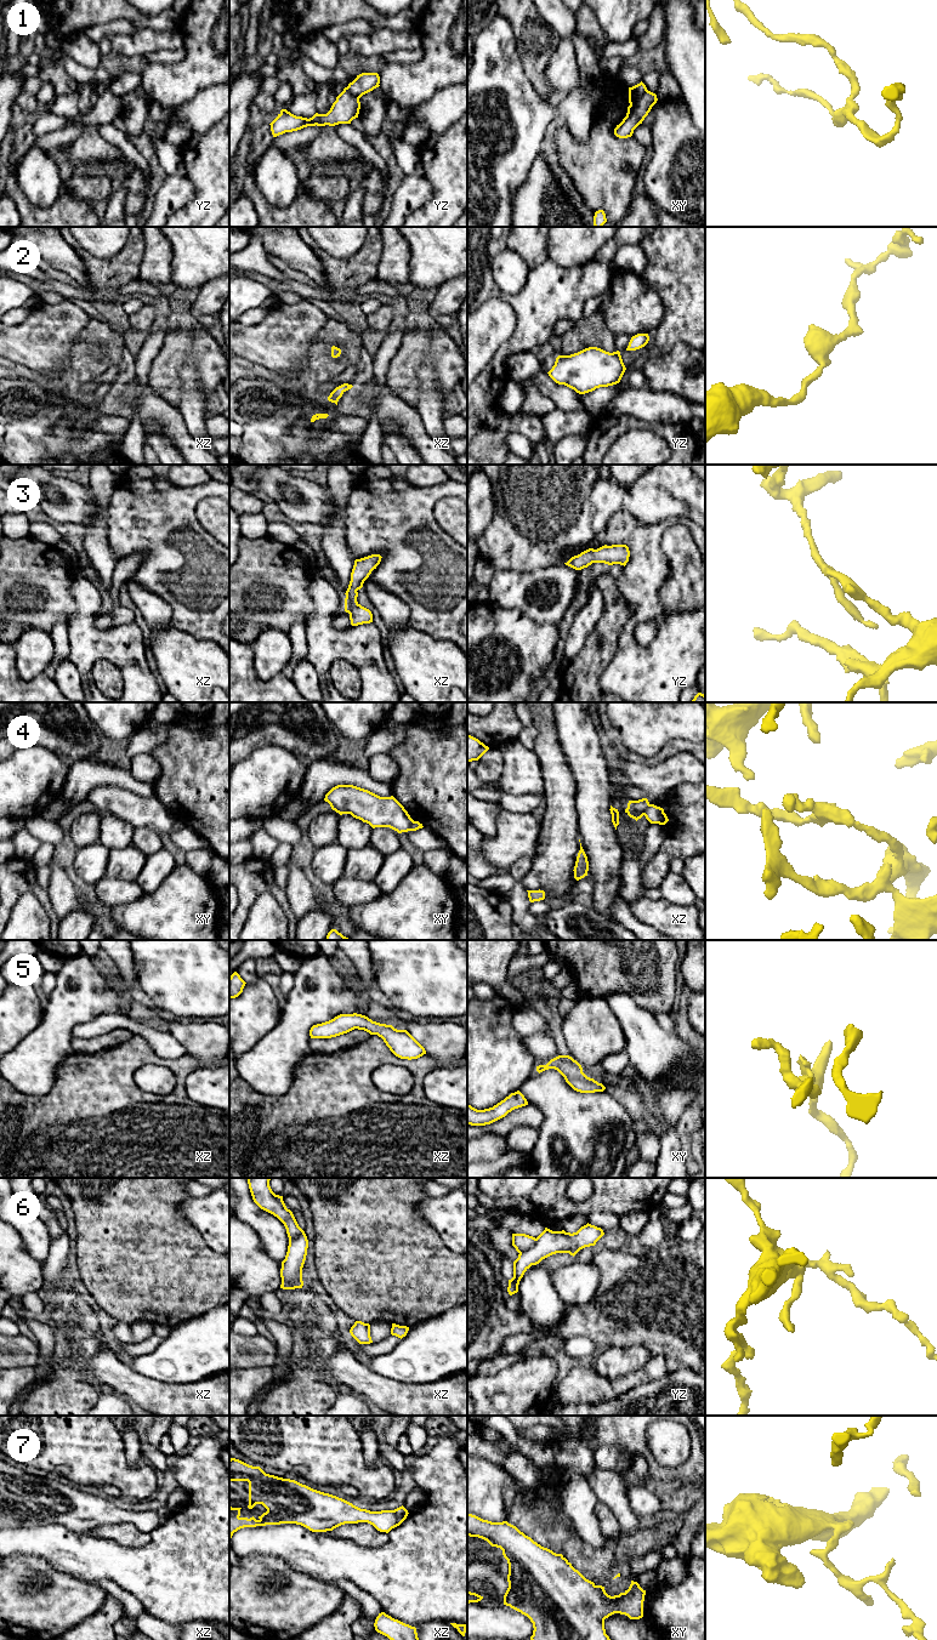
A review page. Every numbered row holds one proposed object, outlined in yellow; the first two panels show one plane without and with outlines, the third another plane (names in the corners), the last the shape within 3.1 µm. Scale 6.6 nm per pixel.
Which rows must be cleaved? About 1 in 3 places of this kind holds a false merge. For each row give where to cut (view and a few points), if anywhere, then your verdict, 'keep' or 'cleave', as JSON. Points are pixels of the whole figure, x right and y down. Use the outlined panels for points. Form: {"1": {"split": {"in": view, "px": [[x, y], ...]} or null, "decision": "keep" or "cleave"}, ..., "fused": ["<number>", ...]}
{"1": {"split": {"in": "xy", "px": [[646, 89], [630, 104]]}, "decision": "cleave"}, "2": {"split": null, "decision": "keep"}, "3": {"split": null, "decision": "keep"}, "4": {"split": {"in": "xz", "px": [[651, 804], [643, 814]]}, "decision": "cleave"}, "5": {"split": null, "decision": "keep"}, "6": {"split": {"in": "yz", "px": [[537, 1239], [529, 1248], [520, 1253]]}, "decision": "cleave"}, "7": {"split": null, "decision": "keep"}, "fused": ["1", "4", "6"]}

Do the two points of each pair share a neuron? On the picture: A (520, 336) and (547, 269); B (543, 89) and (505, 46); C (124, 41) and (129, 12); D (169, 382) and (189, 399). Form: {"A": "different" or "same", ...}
{"A": "same", "B": "different", "C": "different", "D": "different"}

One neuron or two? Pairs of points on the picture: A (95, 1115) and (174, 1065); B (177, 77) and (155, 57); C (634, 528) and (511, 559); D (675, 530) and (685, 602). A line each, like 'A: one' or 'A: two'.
A: one
B: two
C: two
D: one

